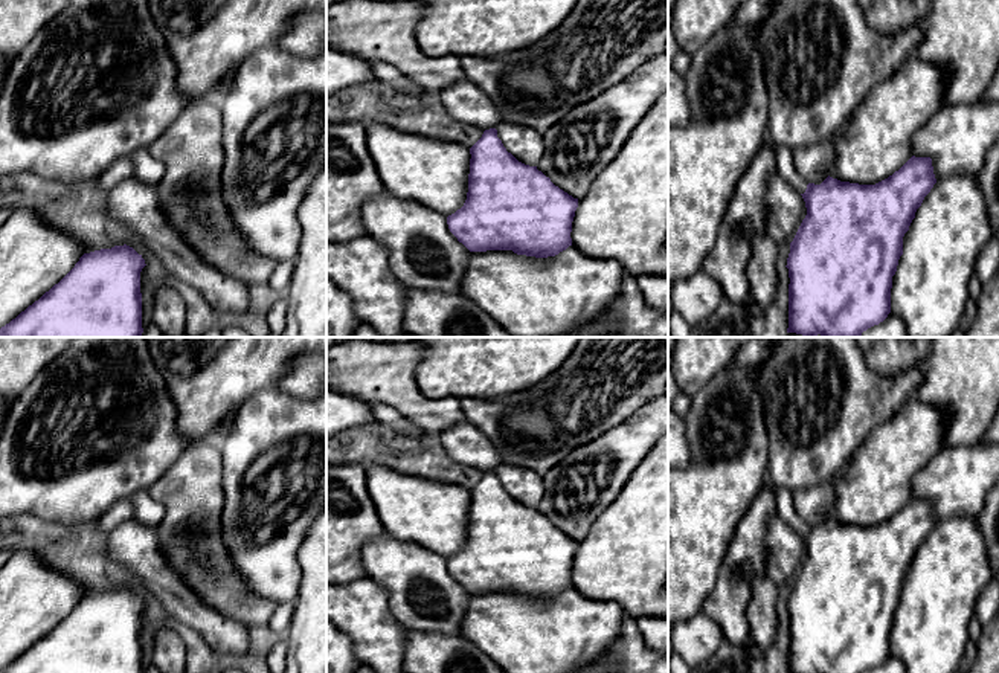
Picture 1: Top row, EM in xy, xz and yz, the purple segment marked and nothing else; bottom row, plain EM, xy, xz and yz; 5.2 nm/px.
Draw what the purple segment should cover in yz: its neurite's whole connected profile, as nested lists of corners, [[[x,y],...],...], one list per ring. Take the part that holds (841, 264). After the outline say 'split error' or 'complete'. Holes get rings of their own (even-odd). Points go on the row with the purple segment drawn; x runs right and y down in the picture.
[[[766,136],[763,147],[776,151],[776,172],[804,198],[807,215],[802,220],[787,258],[789,269],[789,328],[787,333],[805,337],[860,337],[868,328],[883,322],[891,313],[892,276],[903,255],[903,237],[917,209],[936,183],[932,159],[912,156],[898,171],[875,185],[859,185],[827,177],[821,185],[807,183],[793,166],[793,151],[776,147]]]; split error

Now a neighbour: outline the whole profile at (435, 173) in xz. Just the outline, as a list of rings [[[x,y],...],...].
[[[369,124],[365,130],[380,182],[387,192],[445,217],[464,206],[471,159],[468,147],[383,124]]]

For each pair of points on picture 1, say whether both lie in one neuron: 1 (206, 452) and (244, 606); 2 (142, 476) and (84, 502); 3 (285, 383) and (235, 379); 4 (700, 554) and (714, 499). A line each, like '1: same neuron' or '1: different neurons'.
1: same neuron
2: same neuron
3: different neurons
4: same neuron

